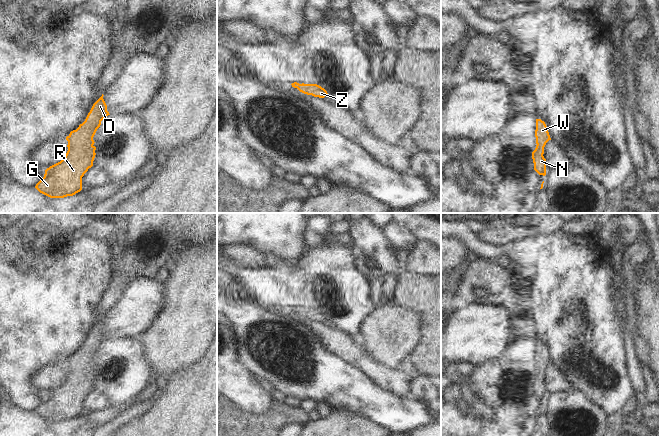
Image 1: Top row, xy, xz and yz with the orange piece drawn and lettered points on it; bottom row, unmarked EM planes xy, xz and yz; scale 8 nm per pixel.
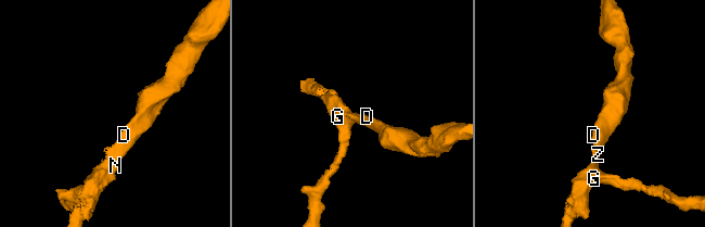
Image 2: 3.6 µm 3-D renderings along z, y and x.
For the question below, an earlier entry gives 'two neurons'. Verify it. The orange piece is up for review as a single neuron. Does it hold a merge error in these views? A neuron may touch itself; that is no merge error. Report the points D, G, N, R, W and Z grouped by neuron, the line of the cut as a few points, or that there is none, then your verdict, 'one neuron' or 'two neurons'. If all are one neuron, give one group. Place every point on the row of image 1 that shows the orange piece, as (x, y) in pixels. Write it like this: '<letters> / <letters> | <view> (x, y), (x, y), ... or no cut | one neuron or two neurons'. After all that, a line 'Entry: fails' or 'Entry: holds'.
D G N R W Z | no cut | one neuron
Entry: fails

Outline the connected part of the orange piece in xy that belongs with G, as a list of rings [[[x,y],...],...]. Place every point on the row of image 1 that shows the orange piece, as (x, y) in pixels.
[[[102,96],[93,104],[85,121],[76,130],[70,132],[66,137],[68,151],[65,157],[58,163],[45,170],[44,177],[36,184],[35,188],[50,198],[64,198],[73,196],[82,190],[82,177],[93,166],[95,150],[93,137],[101,125],[101,121],[107,117],[107,105]]]

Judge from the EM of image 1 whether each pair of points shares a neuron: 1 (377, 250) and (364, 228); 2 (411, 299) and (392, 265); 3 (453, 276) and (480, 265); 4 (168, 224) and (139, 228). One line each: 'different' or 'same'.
1: same
2: different
3: different
4: same

